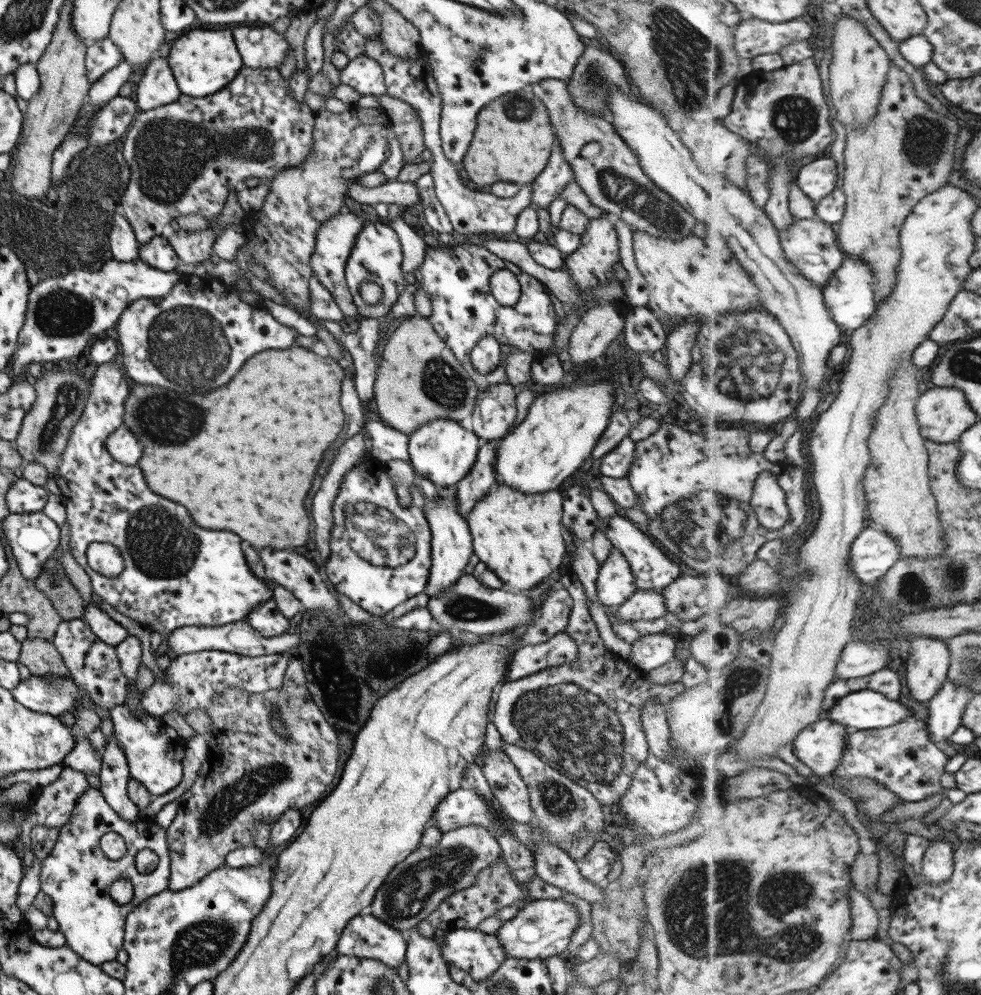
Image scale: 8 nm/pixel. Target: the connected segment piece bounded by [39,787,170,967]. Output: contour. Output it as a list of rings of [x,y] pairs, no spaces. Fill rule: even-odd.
[[[87,788],[77,797],[71,817],[59,827],[59,835],[55,839],[53,849],[40,864],[39,890],[49,896],[52,902],[52,916],[58,924],[58,931],[65,937],[66,945],[76,952],[83,960],[100,966],[104,962],[109,962],[116,958],[117,952],[122,948],[122,938],[124,931],[124,920],[127,913],[142,903],[143,900],[153,896],[162,890],[167,889],[168,876],[170,873],[170,861],[167,853],[167,840],[165,840],[165,828],[159,827],[153,818],[140,815],[135,822],[128,823],[121,820],[111,807],[103,800],[98,789]],[[107,832],[114,832],[123,838],[126,852],[119,860],[108,860],[99,850],[99,837]],[[149,849],[153,851],[159,862],[149,873],[139,873],[135,869],[134,857],[137,851]],[[117,877],[123,877],[134,886],[134,896],[127,904],[117,904],[109,898],[107,888],[109,883]]]

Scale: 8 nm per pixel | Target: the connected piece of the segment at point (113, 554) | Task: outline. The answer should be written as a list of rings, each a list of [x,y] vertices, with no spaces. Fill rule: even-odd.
[[[90,543],[86,548],[86,562],[91,569],[106,577],[115,577],[123,570],[124,562],[115,546]]]

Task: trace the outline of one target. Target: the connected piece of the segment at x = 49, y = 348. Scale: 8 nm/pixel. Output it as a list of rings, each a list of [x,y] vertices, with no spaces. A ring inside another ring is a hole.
[[[107,260],[100,270],[71,269],[64,276],[49,278],[31,286],[24,321],[11,356],[15,377],[23,376],[29,364],[67,361],[85,352],[92,339],[110,329],[133,300],[164,296],[181,280],[174,270],[162,272],[138,260]]]

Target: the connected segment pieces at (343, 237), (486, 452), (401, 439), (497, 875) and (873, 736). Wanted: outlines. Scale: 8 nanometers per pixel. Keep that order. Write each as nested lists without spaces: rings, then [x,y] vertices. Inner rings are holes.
[[[341,211],[335,213],[333,217],[323,221],[315,234],[315,245],[313,253],[310,256],[309,267],[317,281],[325,287],[328,294],[331,294],[333,301],[339,308],[339,311],[345,316],[351,316],[359,319],[356,307],[353,305],[351,296],[344,280],[344,267],[347,258],[354,246],[355,236],[363,228],[365,219],[356,216],[353,212],[348,211],[345,214]]]
[[[499,439],[483,442],[483,445],[478,448],[471,470],[456,482],[454,491],[455,502],[457,502],[456,512],[464,520],[474,508],[475,502],[481,496],[485,496],[496,483],[493,461],[495,461],[497,445],[499,445]]]
[[[381,420],[369,421],[367,426],[371,457],[382,463],[387,460],[403,460],[409,463],[408,435],[387,426]]]
[[[497,858],[493,864],[487,866],[479,873],[475,873],[475,879],[473,883],[466,889],[459,889],[454,893],[451,893],[448,897],[445,897],[441,903],[437,904],[437,909],[432,913],[427,913],[424,920],[426,920],[433,929],[443,930],[449,932],[455,929],[475,929],[479,923],[487,918],[496,916],[497,911],[505,906],[513,906],[521,900],[563,900],[571,906],[575,906],[575,912],[579,914],[579,925],[575,925],[571,937],[569,937],[569,943],[567,943],[567,952],[571,953],[572,957],[578,950],[579,946],[589,938],[592,932],[592,924],[590,921],[590,909],[591,906],[585,900],[571,894],[567,891],[562,891],[557,886],[549,885],[545,881],[542,881],[535,873],[531,875],[527,885],[521,887],[517,881],[513,879],[511,875],[511,868],[507,867],[503,858]]]
[[[909,716],[906,720],[889,728],[875,728],[863,731],[852,730],[846,735],[846,751],[837,767],[837,777],[851,781],[852,779],[872,779],[880,786],[907,802],[917,802],[919,796],[927,796],[929,786],[925,782],[917,782],[917,776],[923,776],[933,782],[933,770],[939,770],[939,764],[947,764],[947,754],[937,748],[930,740],[927,724],[917,716]]]

